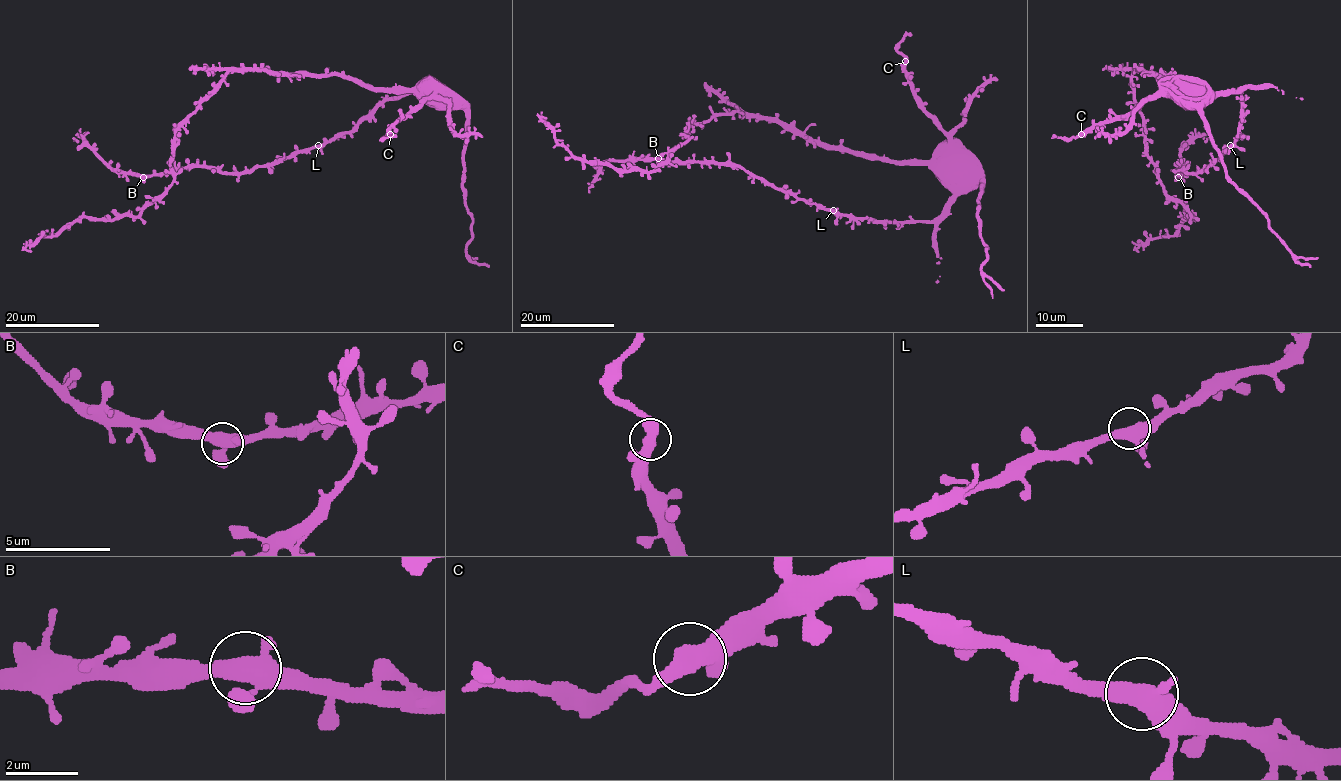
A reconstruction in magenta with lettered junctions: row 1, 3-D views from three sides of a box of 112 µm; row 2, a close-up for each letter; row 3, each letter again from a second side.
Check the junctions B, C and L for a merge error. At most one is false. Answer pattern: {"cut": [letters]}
{"cut": ["C"]}

